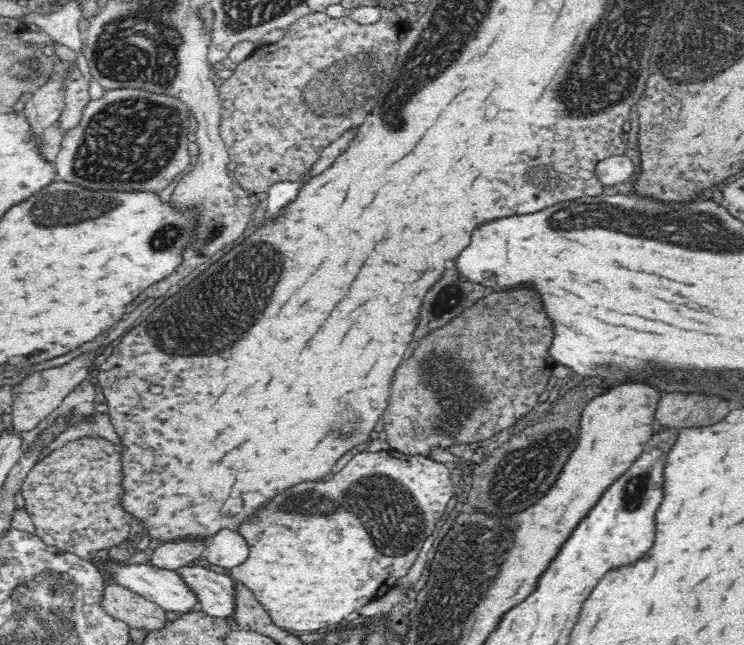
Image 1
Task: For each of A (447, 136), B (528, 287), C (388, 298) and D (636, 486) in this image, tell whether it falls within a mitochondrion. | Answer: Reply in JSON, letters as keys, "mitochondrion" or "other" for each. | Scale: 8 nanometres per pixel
{"A":"other","B":"other","C":"other","D":"mitochondrion"}

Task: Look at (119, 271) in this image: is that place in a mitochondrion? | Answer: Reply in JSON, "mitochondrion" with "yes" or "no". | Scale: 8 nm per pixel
{"mitochondrion":"no"}

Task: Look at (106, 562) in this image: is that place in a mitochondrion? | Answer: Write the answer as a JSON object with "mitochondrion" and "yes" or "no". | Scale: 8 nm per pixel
{"mitochondrion":"no"}

